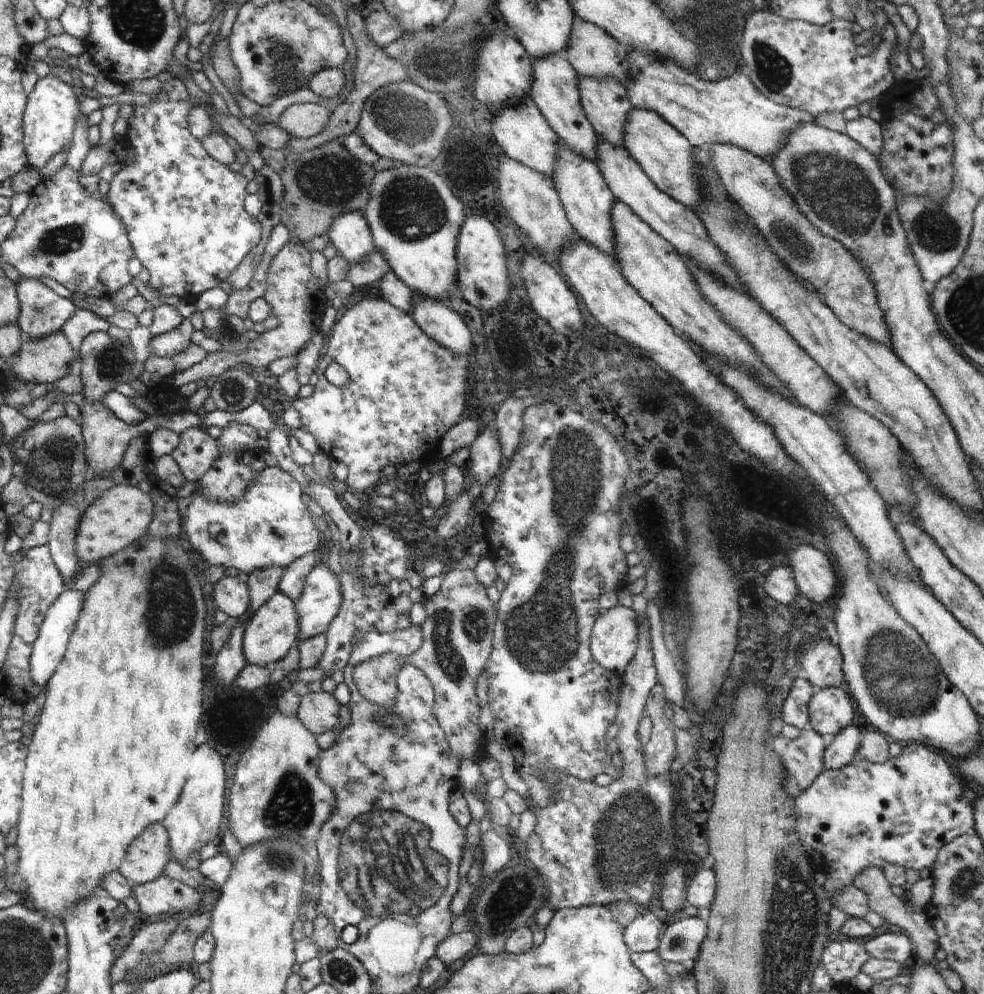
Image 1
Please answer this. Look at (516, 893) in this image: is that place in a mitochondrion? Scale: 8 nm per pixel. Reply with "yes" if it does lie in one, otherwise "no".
yes

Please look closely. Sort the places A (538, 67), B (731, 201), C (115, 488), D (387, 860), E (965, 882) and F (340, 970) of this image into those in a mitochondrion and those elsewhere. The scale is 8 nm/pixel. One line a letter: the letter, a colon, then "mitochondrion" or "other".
A: other
B: other
C: other
D: mitochondrion
E: mitochondrion
F: mitochondrion

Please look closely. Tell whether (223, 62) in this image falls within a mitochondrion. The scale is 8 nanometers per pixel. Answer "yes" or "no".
no

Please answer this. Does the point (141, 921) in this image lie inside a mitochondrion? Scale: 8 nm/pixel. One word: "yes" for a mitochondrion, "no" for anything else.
no

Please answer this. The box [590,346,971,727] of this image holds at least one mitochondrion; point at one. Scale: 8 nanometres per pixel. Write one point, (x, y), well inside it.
(901, 679)

